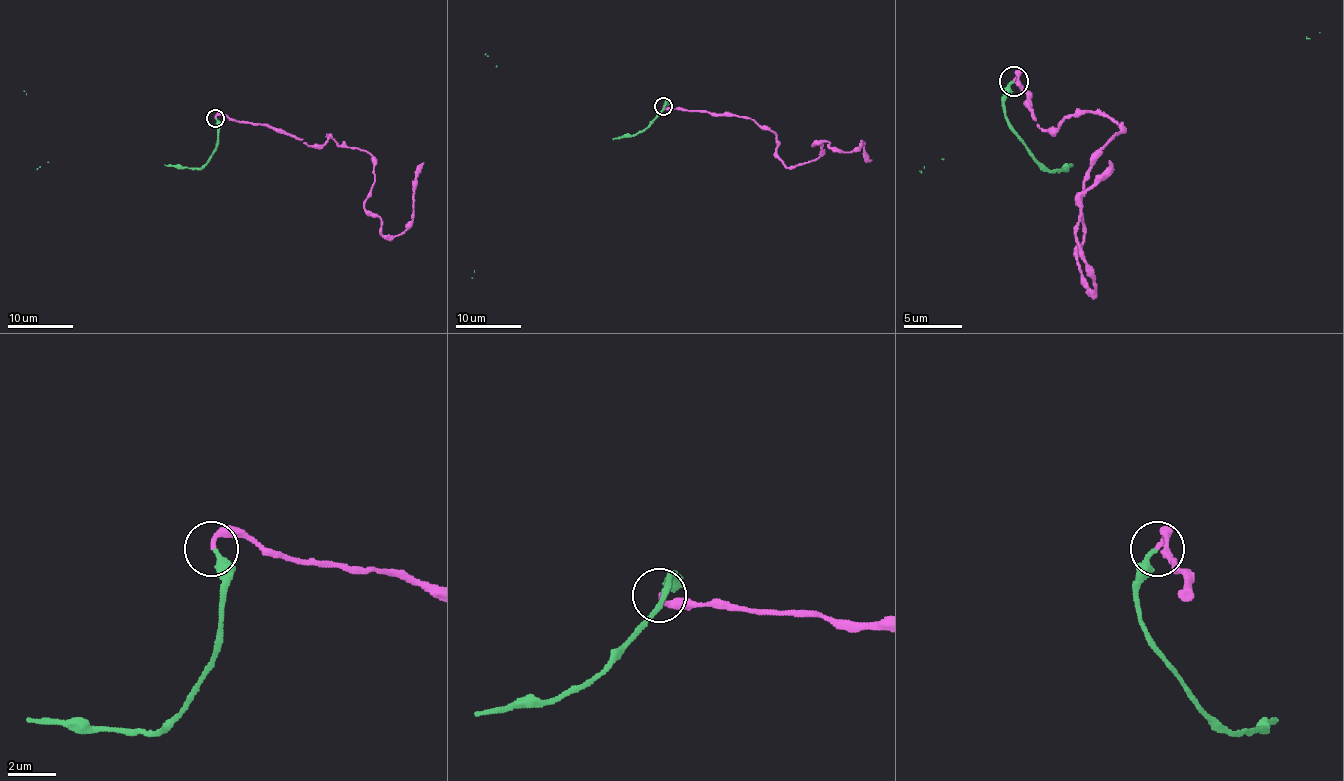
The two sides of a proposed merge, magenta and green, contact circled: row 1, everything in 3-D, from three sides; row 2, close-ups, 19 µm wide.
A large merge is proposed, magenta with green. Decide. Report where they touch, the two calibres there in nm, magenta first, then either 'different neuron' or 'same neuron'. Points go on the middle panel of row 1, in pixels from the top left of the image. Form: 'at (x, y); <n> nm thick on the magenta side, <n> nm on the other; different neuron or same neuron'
at (663, 106); 190 nm thick on the magenta side, 280 nm on the other; same neuron

